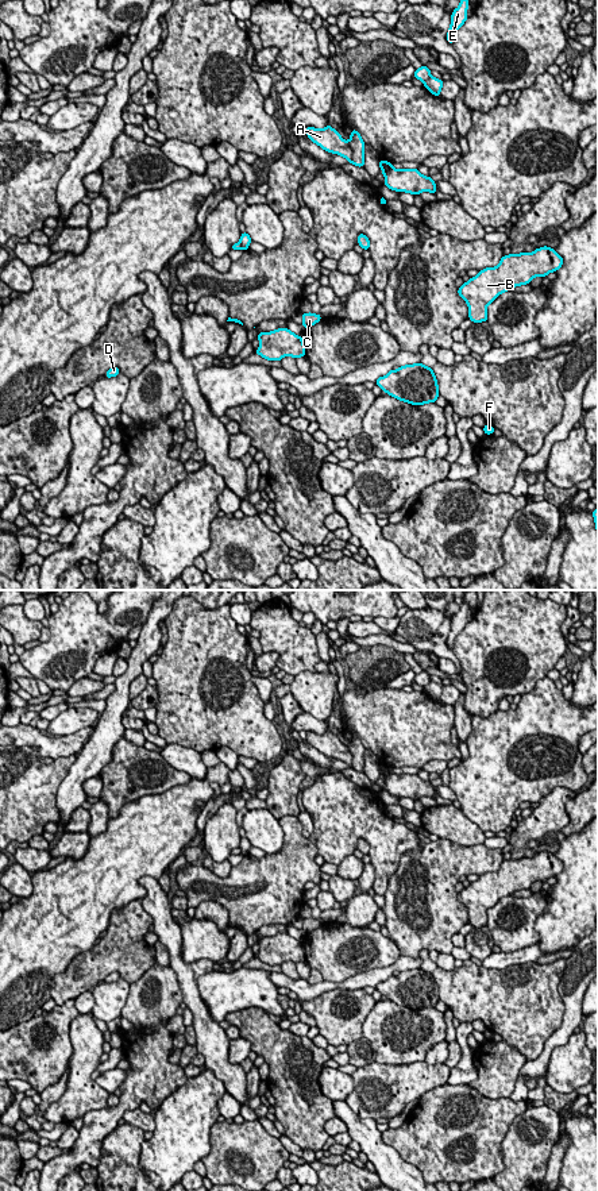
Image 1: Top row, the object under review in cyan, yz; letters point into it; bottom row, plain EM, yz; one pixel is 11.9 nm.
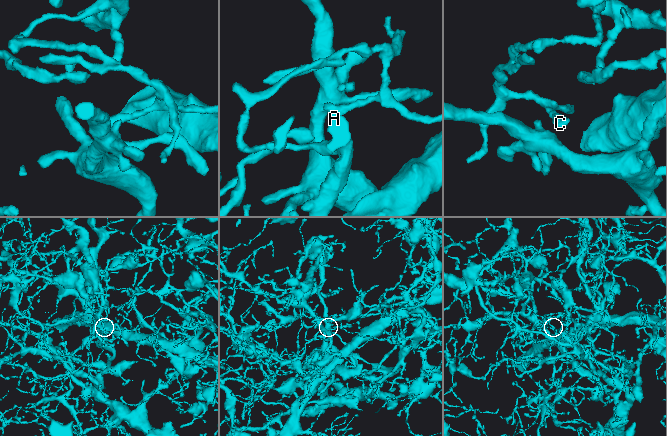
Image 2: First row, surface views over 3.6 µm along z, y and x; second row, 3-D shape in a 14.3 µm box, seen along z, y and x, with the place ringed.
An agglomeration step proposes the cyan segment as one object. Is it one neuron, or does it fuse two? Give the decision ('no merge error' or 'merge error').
merge error

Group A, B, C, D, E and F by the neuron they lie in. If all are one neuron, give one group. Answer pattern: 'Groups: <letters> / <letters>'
Groups: A B C E / D F

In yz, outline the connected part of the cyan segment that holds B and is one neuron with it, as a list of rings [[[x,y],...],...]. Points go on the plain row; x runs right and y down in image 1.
[[[547,851],[533,857],[504,860],[498,871],[481,875],[464,887],[458,898],[467,907],[468,924],[472,928],[487,926],[487,910],[501,898],[531,889],[537,880],[544,883],[562,871],[562,860]]]

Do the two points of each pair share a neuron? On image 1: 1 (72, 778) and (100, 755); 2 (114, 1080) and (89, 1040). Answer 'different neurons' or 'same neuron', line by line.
1: same neuron
2: different neurons

